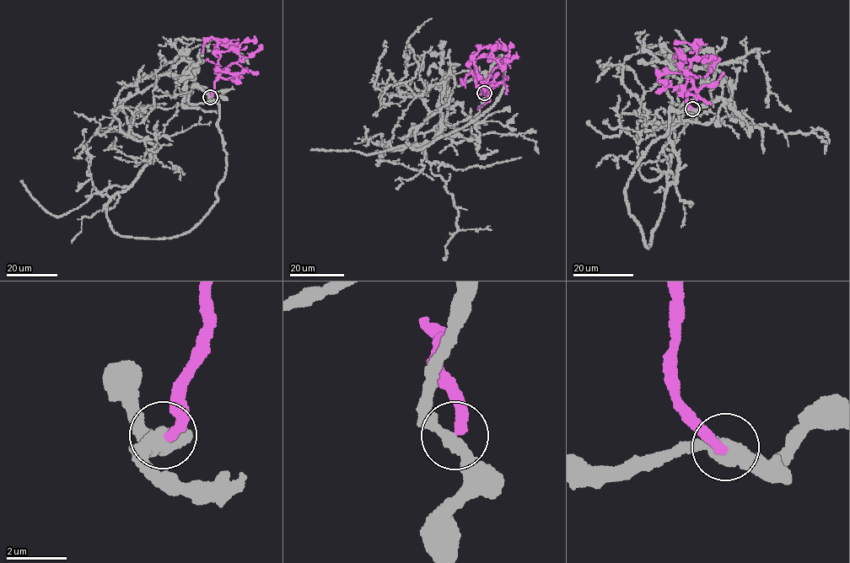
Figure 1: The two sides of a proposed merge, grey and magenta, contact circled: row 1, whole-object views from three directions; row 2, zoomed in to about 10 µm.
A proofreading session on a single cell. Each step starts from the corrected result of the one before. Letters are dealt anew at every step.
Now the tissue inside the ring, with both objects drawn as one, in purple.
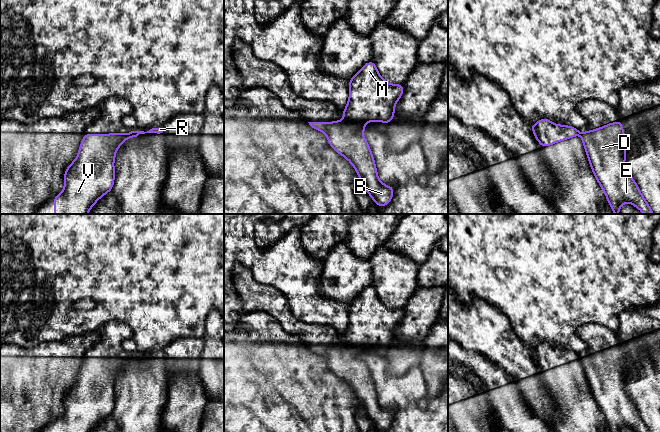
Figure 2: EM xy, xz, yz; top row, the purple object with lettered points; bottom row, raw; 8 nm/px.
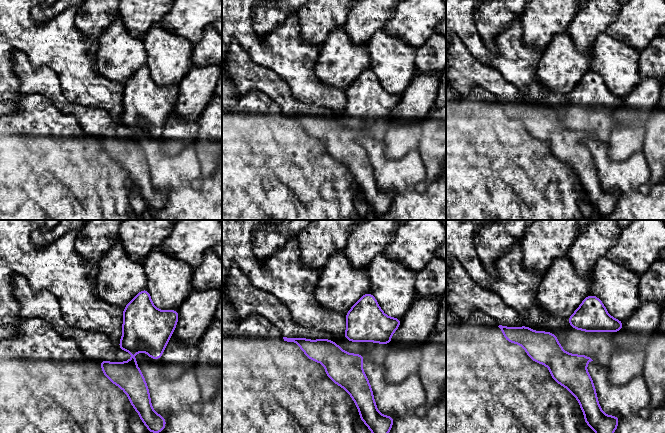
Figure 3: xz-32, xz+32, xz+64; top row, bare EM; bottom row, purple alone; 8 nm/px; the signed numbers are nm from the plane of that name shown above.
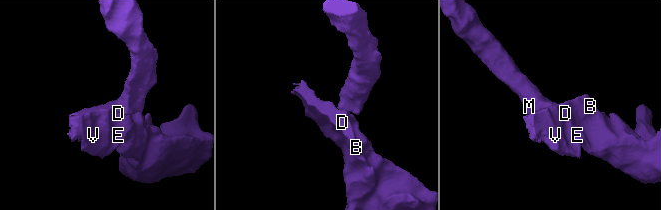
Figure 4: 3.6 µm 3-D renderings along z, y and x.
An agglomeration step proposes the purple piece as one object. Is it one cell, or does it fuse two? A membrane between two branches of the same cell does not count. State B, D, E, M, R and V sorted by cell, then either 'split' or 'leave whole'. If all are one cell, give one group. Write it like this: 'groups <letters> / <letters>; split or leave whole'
groups B D E V / M R; split

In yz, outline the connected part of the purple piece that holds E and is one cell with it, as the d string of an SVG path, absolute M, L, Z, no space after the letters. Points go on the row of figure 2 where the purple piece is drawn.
M621 120L580 134L590 167L605 193L614 214L619 214L623 203L631 203L643 214L654 214L640 189L625 167L626 140Z

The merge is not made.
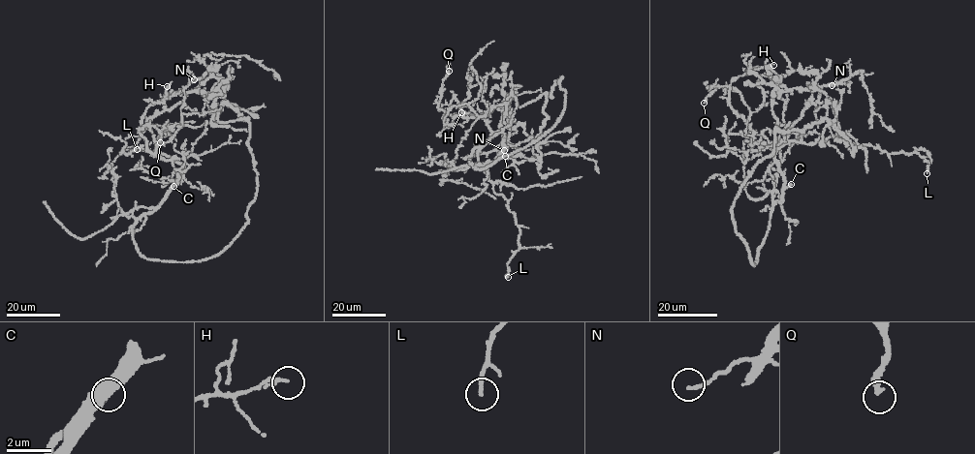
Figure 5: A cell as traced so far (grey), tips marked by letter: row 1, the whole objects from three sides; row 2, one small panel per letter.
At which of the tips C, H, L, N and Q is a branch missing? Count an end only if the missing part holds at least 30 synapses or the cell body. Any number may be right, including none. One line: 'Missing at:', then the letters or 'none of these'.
Missing at: C, Q

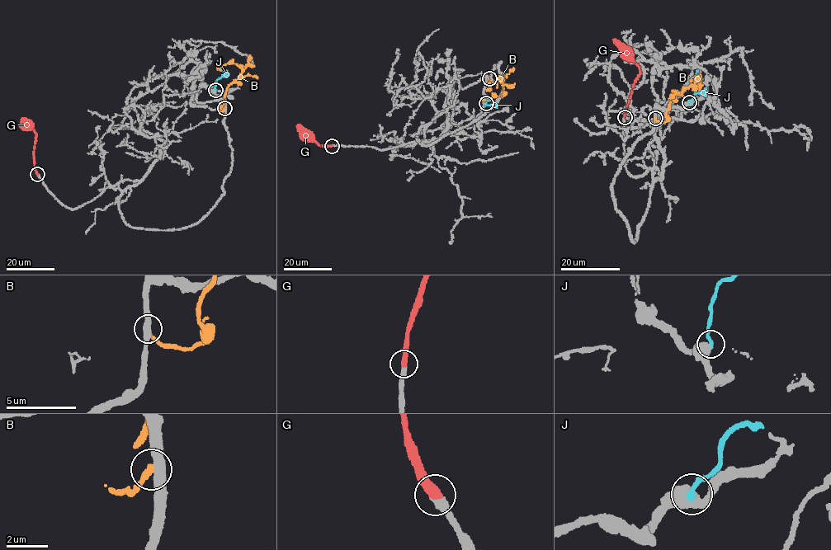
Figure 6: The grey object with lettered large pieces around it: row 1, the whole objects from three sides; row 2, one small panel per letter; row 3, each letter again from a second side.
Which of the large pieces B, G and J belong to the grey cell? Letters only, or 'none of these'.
G

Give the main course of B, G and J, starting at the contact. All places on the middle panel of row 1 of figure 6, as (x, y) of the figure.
B: (489, 78), (488, 90), (489, 83), (497, 80), (502, 84), (503, 92), (484, 101), (484, 96)
G: (331, 146), (321, 145), (297, 124)
J: (486, 103), (491, 105), (493, 103), (491, 100), (481, 100)

